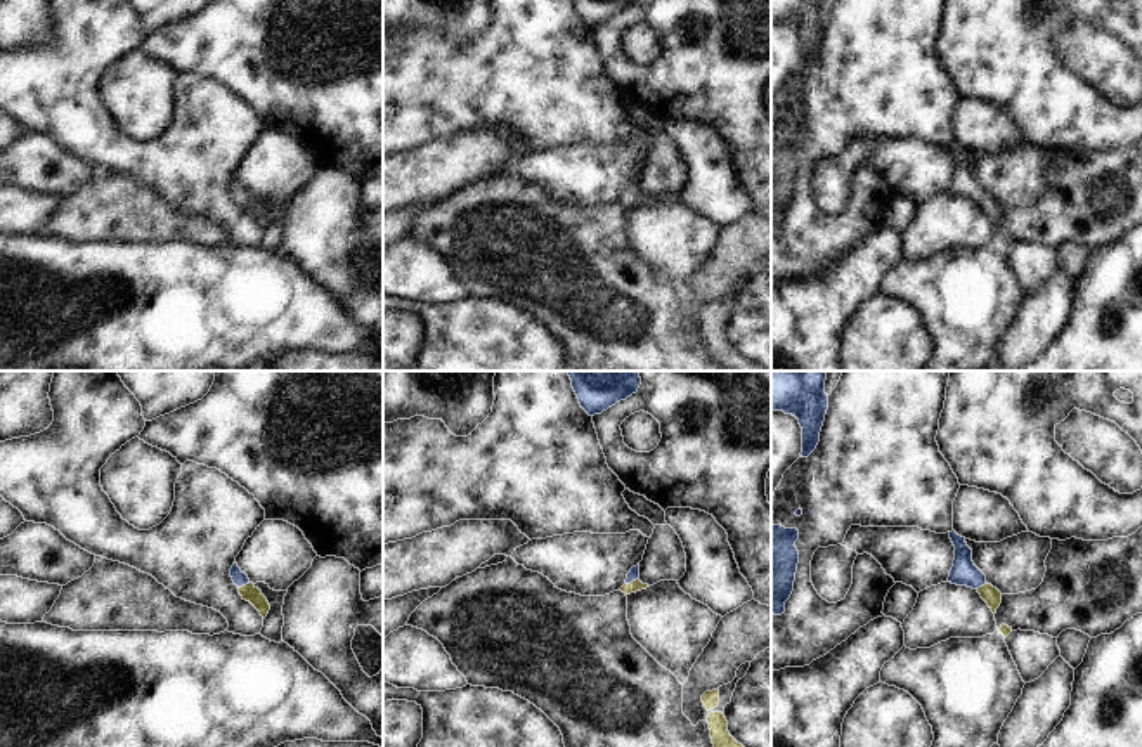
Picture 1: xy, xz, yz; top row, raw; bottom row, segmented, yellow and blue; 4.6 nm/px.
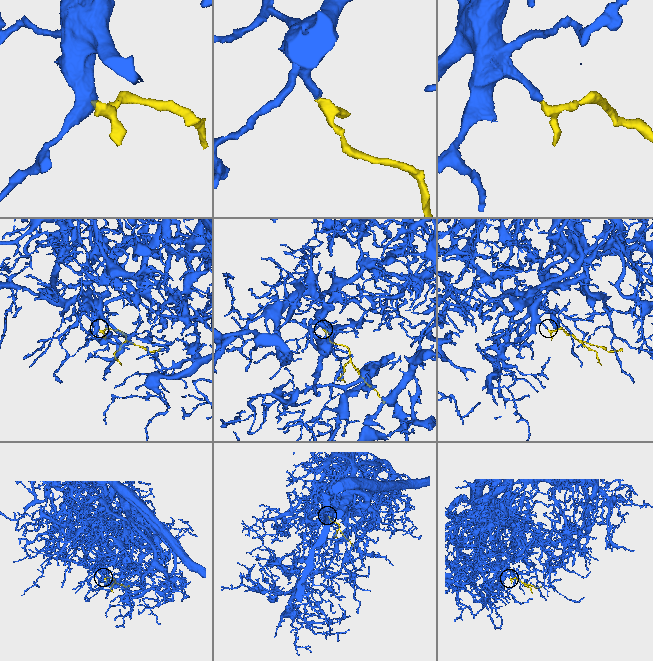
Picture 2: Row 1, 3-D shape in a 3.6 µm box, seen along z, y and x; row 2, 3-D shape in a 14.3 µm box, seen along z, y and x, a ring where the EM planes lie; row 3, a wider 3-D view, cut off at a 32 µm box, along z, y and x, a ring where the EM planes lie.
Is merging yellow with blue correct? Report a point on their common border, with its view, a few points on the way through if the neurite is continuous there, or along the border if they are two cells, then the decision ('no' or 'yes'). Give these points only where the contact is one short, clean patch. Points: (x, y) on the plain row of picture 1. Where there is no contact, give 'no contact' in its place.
meets yellow in xy at (246, 196); runs through xy (250, 205), (246, 196), (240, 189); yes

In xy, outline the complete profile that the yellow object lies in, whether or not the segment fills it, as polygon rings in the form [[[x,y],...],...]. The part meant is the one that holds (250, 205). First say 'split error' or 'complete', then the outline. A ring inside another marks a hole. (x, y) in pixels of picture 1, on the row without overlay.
split error; [[[236,173],[230,180],[230,189],[232,189],[234,196],[239,199],[239,206],[243,208],[243,211],[250,213],[260,224],[260,227],[265,231],[270,222],[267,210],[248,191],[248,187],[237,179]]]

